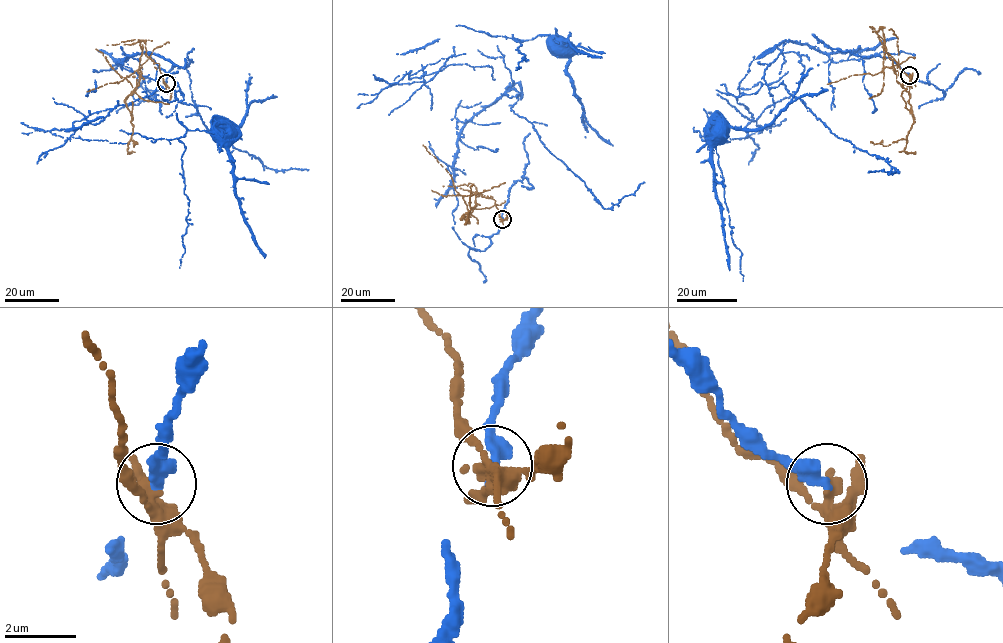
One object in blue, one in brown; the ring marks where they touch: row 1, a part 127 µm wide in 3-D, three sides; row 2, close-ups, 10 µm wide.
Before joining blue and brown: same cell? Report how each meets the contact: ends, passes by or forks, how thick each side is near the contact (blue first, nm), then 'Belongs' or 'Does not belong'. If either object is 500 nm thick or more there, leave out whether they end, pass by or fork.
At the ring blue ends. At the ring brown forks. Thickness 440 nm (blue) against 240 nm. Does not belong

